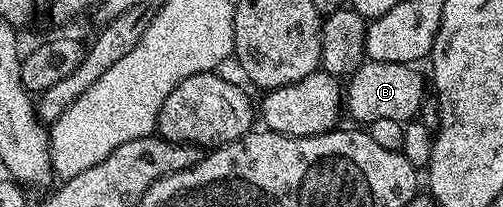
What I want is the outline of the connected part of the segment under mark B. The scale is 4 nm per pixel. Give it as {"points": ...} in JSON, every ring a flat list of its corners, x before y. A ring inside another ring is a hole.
{"points":[[365,61,355,70,354,75,350,76,348,85,345,87,345,107,351,110,351,115,355,119,360,119,360,124,370,125,373,121,381,121,381,117,389,121,397,121,404,125,412,122,420,114,424,106,423,100,423,79,415,72,414,66,405,63,382,63]]}

